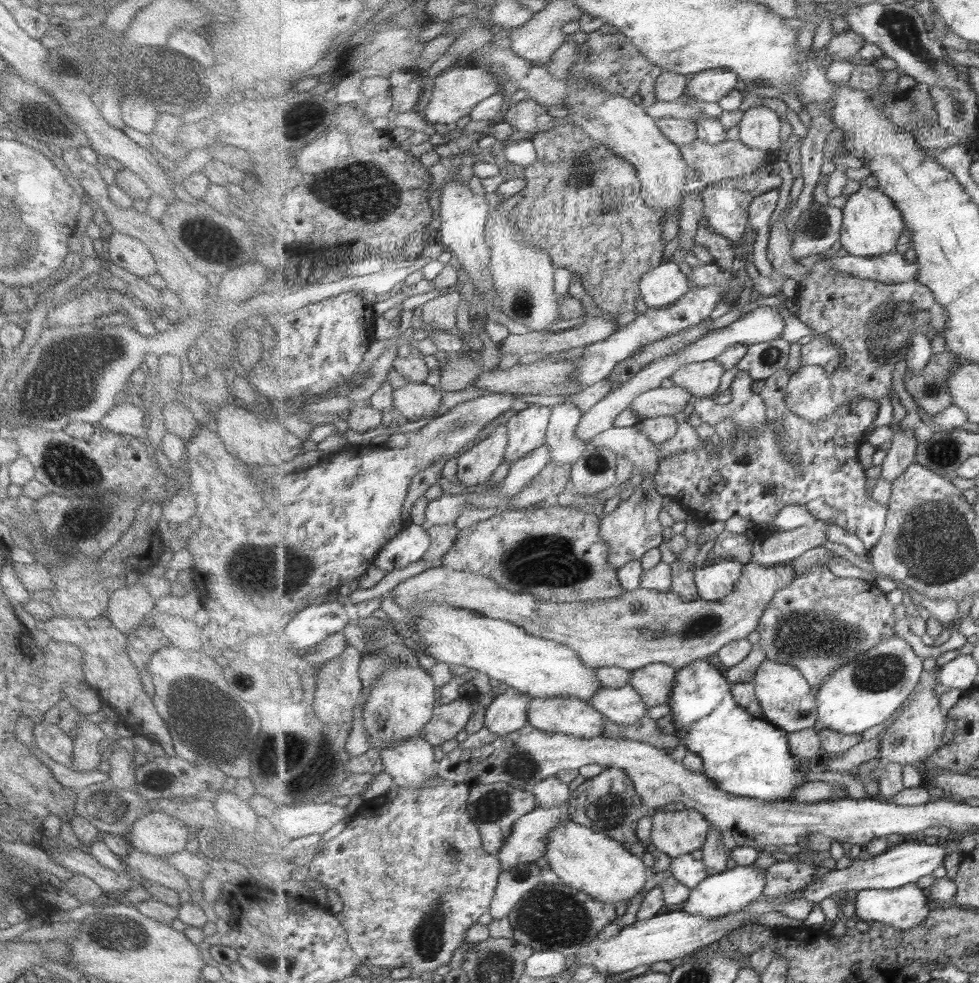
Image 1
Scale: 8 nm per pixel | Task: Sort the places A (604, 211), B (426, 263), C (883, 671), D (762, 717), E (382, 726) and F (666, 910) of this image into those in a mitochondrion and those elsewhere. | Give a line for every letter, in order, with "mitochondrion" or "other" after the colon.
A: mitochondrion
B: other
C: mitochondrion
D: other
E: other
F: other

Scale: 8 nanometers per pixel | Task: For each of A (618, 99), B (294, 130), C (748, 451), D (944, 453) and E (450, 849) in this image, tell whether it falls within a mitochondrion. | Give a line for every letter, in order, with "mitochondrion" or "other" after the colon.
A: other
B: mitochondrion
C: mitochondrion
D: mitochondrion
E: mitochondrion

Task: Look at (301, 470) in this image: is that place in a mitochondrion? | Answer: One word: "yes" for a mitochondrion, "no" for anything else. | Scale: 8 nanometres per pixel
no

